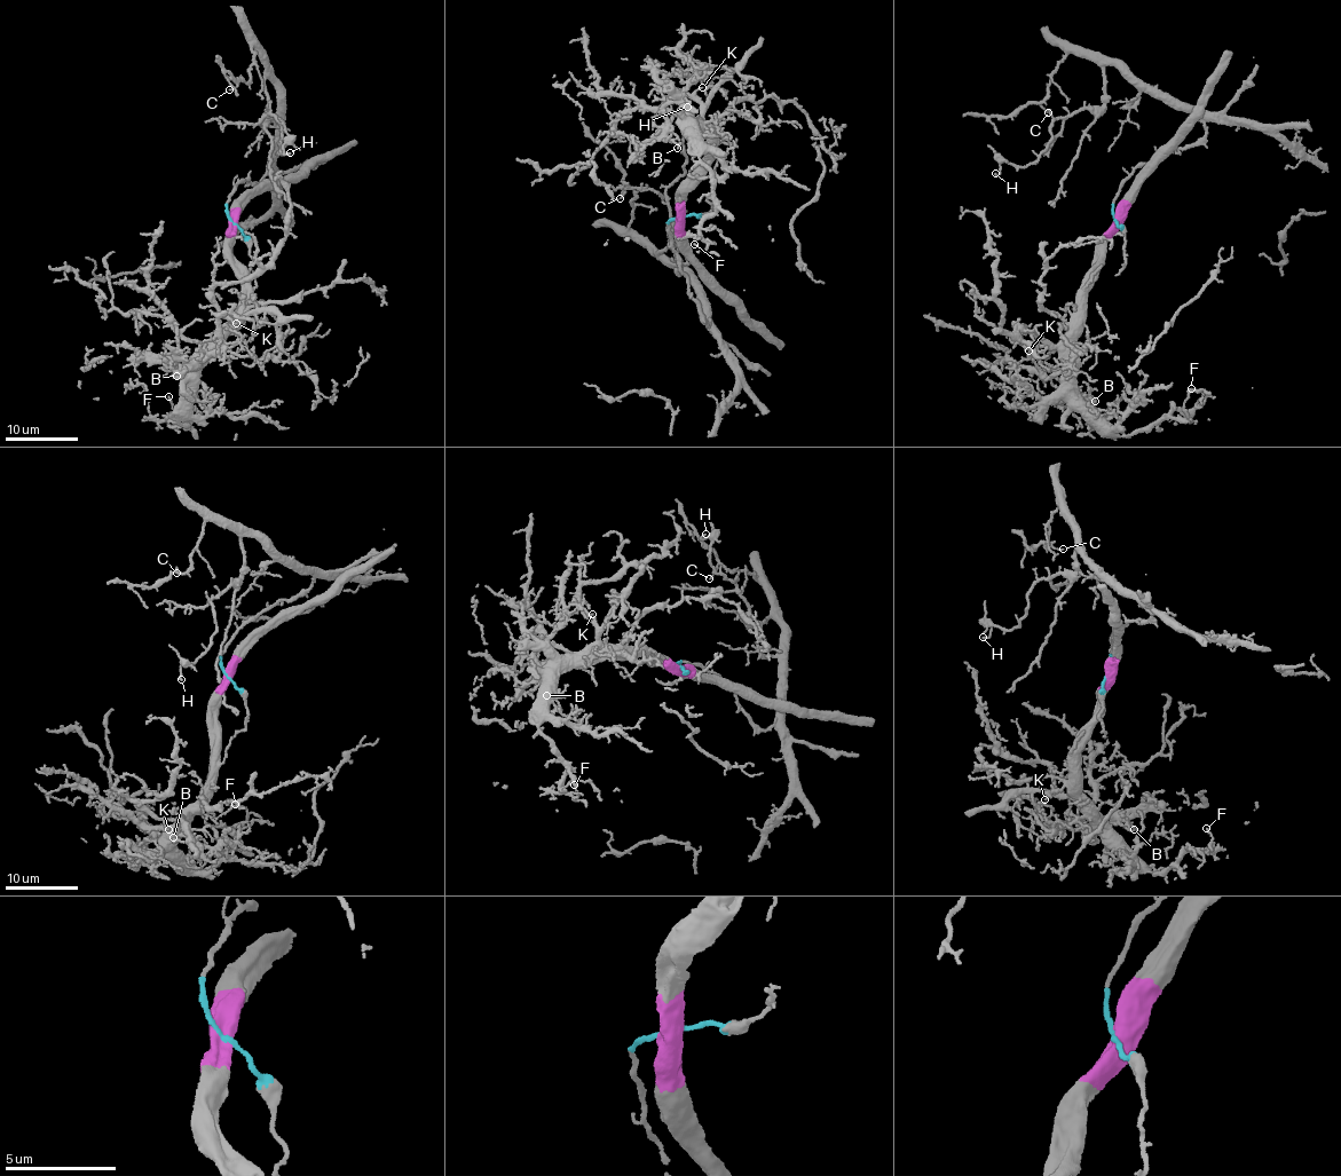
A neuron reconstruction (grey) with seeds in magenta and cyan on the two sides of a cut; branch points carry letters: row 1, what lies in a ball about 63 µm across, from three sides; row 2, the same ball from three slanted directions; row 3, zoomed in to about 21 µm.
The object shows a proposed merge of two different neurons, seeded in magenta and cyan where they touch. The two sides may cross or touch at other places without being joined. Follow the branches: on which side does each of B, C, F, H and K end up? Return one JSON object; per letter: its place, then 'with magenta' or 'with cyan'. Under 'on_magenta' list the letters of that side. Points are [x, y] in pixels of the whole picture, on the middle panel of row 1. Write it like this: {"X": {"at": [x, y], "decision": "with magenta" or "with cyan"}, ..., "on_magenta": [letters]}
{"B": {"at": [677, 148], "decision": "with magenta"}, "C": {"at": [620, 198], "decision": "with cyan"}, "F": {"at": [694, 244], "decision": "with magenta"}, "H": {"at": [687, 107], "decision": "with cyan"}, "K": {"at": [702, 87], "decision": "with magenta"}, "on_magenta": ["B", "F", "K"]}

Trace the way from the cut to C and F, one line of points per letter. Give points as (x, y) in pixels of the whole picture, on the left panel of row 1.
C: (234, 222), (226, 202), (268, 168), (285, 111), (254, 48), (250, 79), (228, 89)
F: (233, 223), (241, 323), (191, 371), (182, 428), (189, 419), (168, 417), (167, 395)

